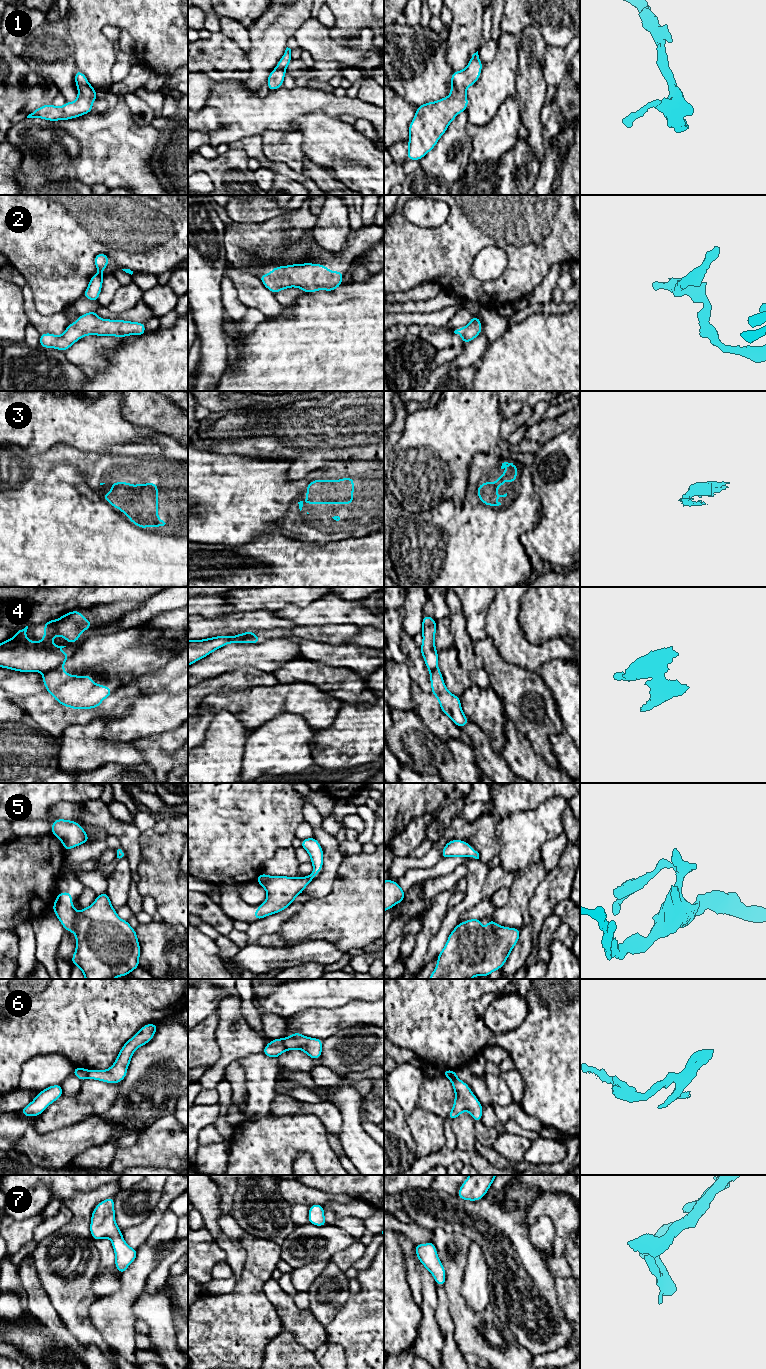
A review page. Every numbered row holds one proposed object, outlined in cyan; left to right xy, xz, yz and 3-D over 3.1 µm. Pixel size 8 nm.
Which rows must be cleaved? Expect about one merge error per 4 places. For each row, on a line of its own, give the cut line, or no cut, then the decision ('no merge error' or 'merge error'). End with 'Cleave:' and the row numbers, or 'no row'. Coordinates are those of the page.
1: no cut | no merge error
2: no cut | no merge error
3: no cut | no merge error
4: xy (62, 662), (43, 673) | merge error
5: no cut | no merge error
6: yz (446, 1070), (451, 1078), (456, 1078) | merge error
7: no cut | no merge error
Cleave: 4, 6

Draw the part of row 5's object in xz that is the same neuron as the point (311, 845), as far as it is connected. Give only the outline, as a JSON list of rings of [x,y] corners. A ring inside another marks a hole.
[[[314,837],[306,838],[301,841],[301,847],[309,853],[314,871],[306,877],[269,876],[260,873],[256,881],[266,890],[267,899],[256,909],[255,920],[286,909],[318,876],[318,872],[323,868],[323,849],[320,843]]]

